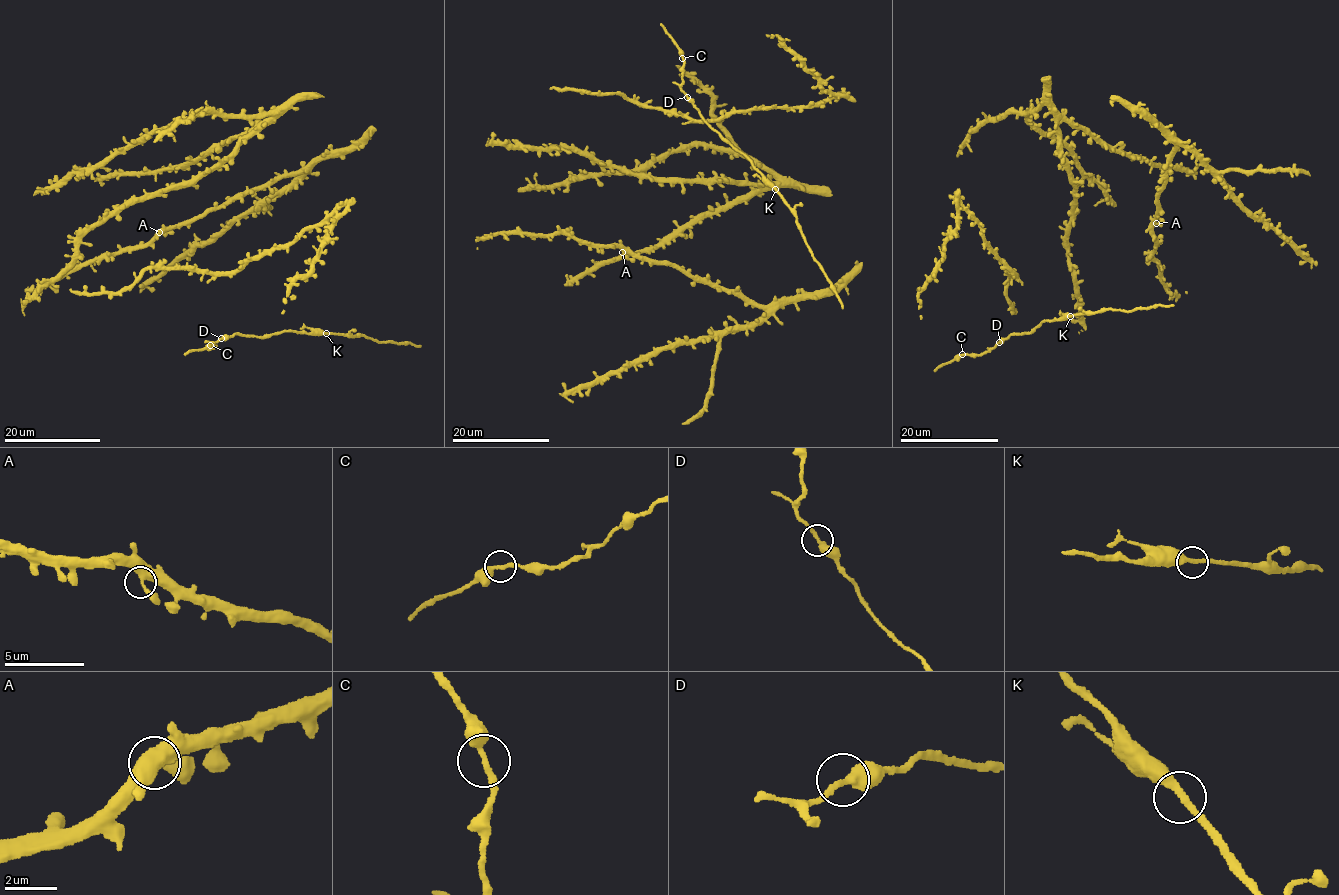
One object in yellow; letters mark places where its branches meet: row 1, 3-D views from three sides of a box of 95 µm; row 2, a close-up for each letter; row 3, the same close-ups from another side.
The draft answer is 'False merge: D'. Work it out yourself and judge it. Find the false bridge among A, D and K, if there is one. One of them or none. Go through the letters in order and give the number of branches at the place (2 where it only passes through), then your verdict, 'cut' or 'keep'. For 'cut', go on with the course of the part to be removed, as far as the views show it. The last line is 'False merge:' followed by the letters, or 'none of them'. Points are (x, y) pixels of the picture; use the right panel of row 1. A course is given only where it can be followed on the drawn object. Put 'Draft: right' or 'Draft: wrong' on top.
Draft: wrong
A: 2 | keep
D: 2 | keep
K: 2 | keep
False merge: none of them

